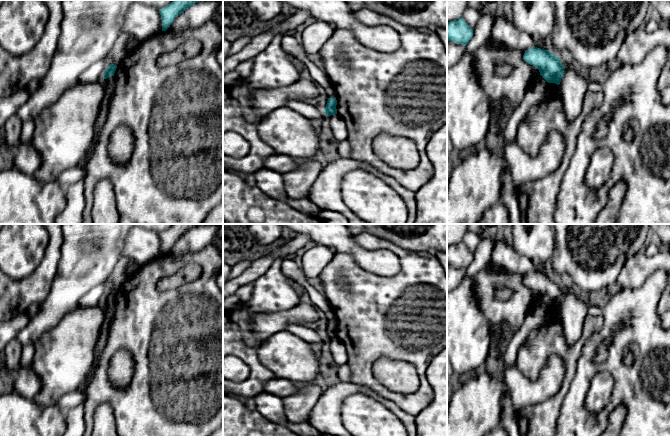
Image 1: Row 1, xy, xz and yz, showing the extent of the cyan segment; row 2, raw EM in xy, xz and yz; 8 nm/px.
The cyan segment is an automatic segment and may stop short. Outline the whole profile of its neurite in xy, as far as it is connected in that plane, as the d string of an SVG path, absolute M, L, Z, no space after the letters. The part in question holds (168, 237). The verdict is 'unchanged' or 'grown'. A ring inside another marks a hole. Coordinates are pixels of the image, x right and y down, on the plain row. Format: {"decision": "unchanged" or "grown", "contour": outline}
{"decision": "unchanged", "contour": "M173 224L169 229L159 233L162 244L162 255L166 255L178 239L200 225L203 224Z"}

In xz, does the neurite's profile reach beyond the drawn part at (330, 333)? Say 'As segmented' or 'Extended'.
As segmented

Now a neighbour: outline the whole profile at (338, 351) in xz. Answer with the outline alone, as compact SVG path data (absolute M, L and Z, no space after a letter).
M337 338L328 341L330 345L330 353L334 361L334 366L347 364L348 356L345 346Z

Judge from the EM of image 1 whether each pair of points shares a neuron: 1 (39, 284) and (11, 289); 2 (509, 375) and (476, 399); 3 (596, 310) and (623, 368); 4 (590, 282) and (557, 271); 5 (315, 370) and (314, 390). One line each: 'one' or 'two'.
1: one
2: two
3: two
4: one
5: two

